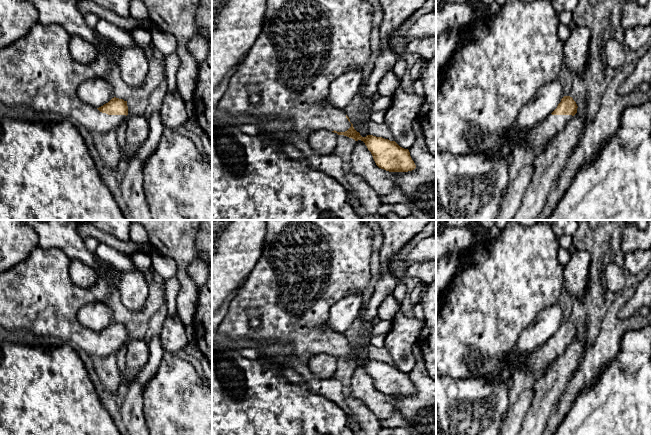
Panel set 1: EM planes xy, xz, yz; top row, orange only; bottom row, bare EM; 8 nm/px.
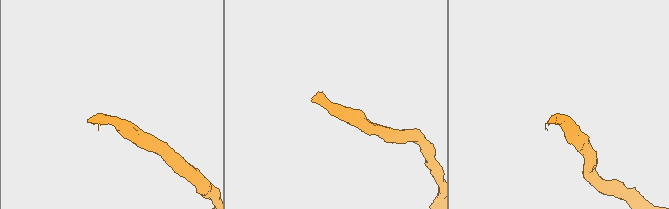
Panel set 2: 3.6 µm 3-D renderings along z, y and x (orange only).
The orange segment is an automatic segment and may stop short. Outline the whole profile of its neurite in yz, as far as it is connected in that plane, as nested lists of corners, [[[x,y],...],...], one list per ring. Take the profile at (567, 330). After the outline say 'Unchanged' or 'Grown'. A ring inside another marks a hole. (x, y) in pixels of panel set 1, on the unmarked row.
[[[511,220],[503,230],[501,230],[499,240],[493,243],[487,241],[470,246],[463,254],[469,261],[469,265],[465,267],[460,274],[455,274],[453,279],[444,290],[440,299],[440,311],[436,318],[436,370],[441,376],[448,376],[453,379],[469,379],[469,378],[486,378],[493,383],[500,383],[507,381],[519,372],[525,372],[525,366],[530,365],[533,372],[538,372],[545,369],[549,364],[556,361],[571,345],[572,341],[577,337],[577,328],[570,320],[564,320],[557,332],[542,346],[534,350],[526,358],[525,364],[515,369],[505,367],[501,365],[502,359],[505,354],[513,355],[513,348],[516,344],[520,334],[525,330],[532,320],[544,309],[557,304],[559,297],[564,289],[563,286],[563,266],[557,259],[557,252],[559,249],[558,237],[554,234],[552,225],[537,222],[531,227],[523,227],[516,220]]]. Grown

